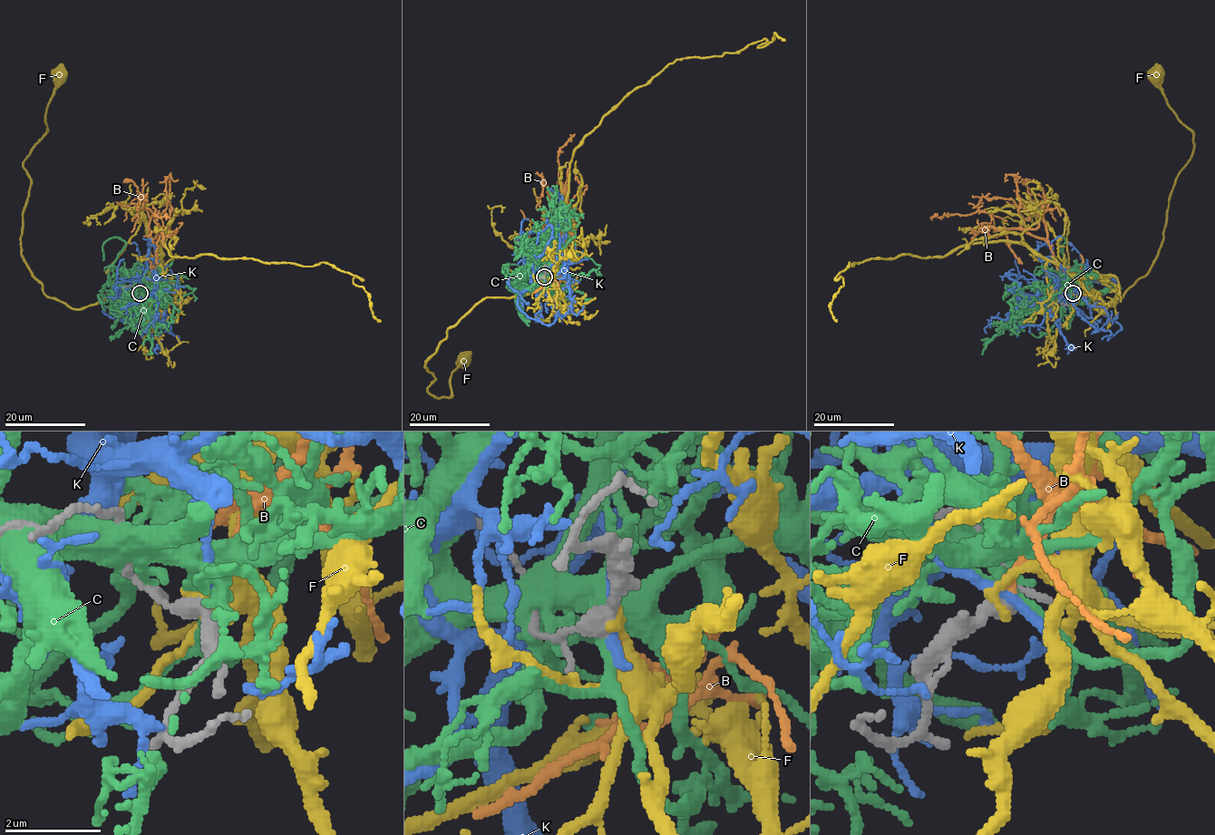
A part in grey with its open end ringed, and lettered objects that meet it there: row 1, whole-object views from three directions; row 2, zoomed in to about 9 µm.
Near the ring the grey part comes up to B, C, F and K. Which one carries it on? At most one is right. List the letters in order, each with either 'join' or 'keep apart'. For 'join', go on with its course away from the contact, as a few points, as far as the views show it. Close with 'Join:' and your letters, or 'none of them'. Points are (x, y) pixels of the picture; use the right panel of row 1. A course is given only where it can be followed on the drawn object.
B: join; course (1073, 293), (1077, 285), (1044, 239), (1019, 229), (994, 229), (990, 215), (979, 211), (930, 217)
C: keep apart
F: keep apart
K: keep apart
Join: B

